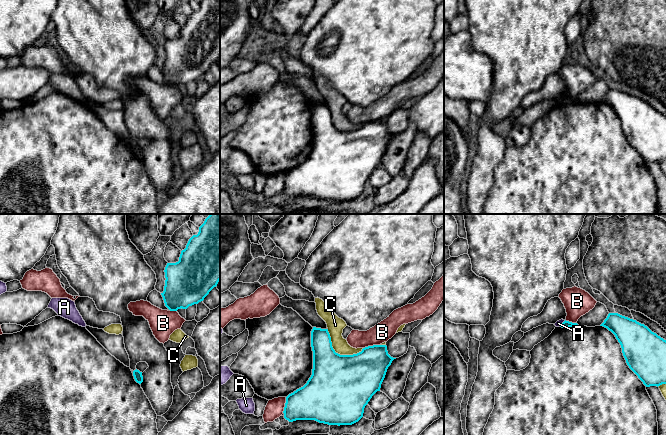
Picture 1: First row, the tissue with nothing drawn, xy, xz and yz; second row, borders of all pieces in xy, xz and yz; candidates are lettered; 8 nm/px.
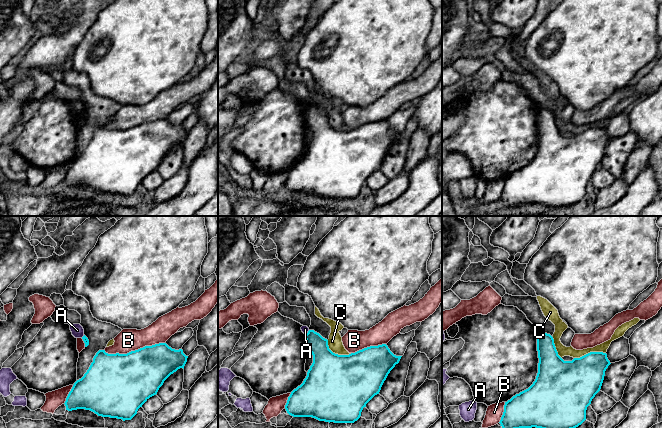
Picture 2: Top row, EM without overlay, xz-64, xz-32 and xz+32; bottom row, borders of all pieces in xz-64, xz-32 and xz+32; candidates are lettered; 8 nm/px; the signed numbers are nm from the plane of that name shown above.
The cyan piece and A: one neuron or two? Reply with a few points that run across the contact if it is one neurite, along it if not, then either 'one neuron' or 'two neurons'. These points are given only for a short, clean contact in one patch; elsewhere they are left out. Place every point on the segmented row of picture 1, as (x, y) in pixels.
line yz (565, 320), (560, 326); two neurons

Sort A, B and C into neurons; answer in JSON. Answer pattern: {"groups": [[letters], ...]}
{"groups": [["A"], ["B"], ["C"]]}

